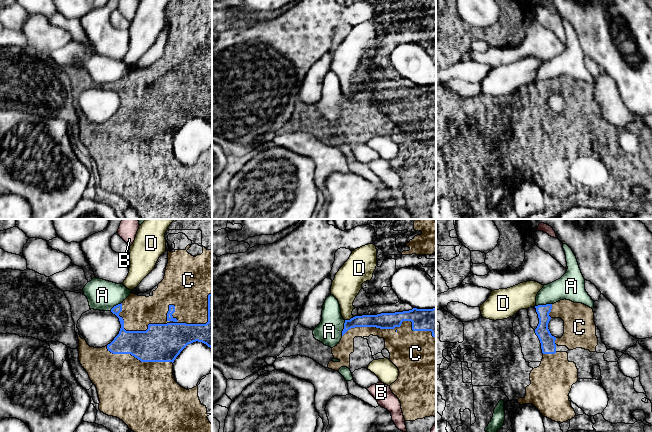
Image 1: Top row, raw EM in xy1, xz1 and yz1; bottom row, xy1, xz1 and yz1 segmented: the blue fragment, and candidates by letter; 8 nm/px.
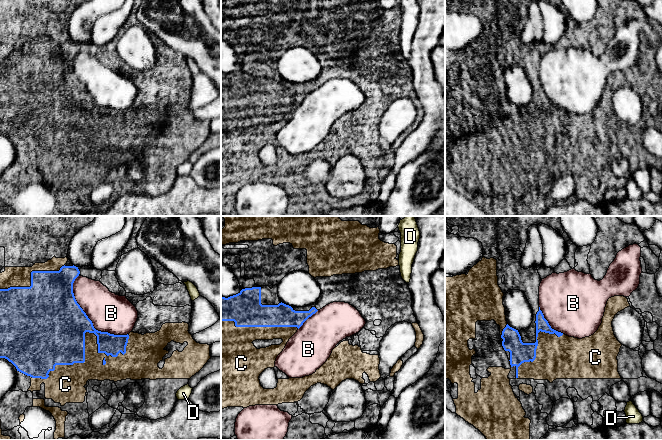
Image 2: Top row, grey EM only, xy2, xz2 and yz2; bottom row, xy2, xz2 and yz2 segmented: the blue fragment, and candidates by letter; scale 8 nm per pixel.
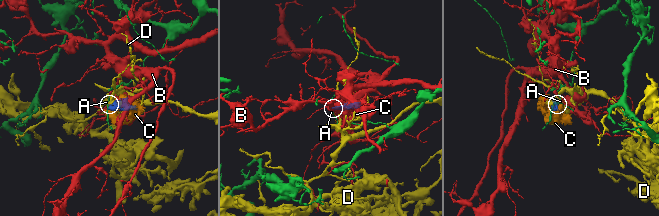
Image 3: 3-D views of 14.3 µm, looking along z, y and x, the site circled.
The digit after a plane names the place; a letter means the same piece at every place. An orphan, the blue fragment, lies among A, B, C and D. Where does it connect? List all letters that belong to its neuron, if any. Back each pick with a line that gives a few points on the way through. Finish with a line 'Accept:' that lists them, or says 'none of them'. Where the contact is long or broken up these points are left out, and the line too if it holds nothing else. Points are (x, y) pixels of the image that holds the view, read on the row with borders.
Accept: C

